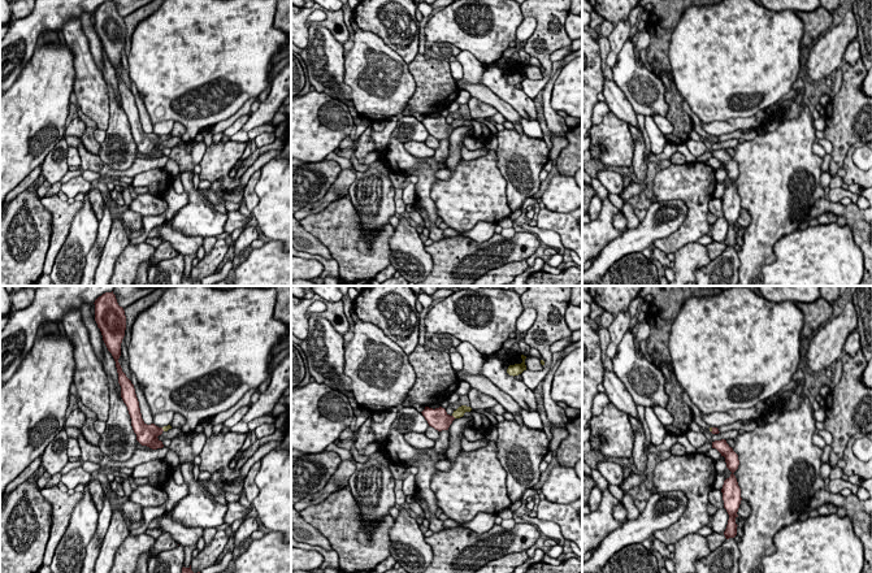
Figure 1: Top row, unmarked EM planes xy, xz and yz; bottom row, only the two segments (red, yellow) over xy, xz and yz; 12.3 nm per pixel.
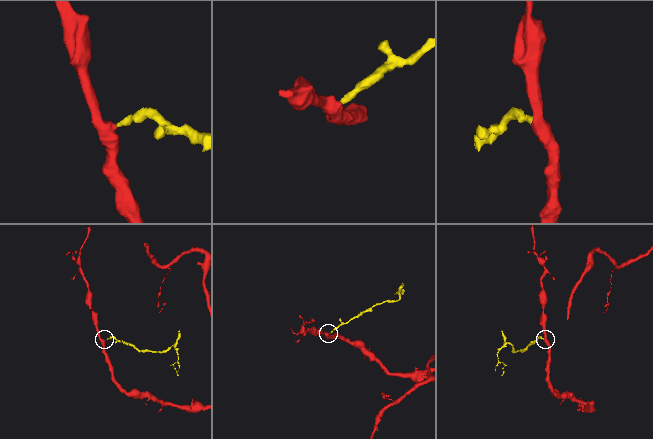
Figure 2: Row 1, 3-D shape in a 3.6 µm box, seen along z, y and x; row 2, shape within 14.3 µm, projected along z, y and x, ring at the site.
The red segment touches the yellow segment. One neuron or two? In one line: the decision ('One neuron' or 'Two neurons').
One neuron

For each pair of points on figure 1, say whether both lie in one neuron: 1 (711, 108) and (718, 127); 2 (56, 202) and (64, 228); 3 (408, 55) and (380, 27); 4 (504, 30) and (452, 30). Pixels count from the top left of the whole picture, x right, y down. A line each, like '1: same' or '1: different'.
1: different
2: same
3: same
4: same

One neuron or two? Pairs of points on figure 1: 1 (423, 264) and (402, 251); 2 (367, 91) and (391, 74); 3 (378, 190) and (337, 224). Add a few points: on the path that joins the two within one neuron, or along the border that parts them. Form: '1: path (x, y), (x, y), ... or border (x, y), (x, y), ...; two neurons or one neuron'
1: path (417, 264), (407, 256); one neuron
2: path (373, 91), (385, 81); one neuron
3: border (348, 198), (360, 220), (361, 238); two neurons

